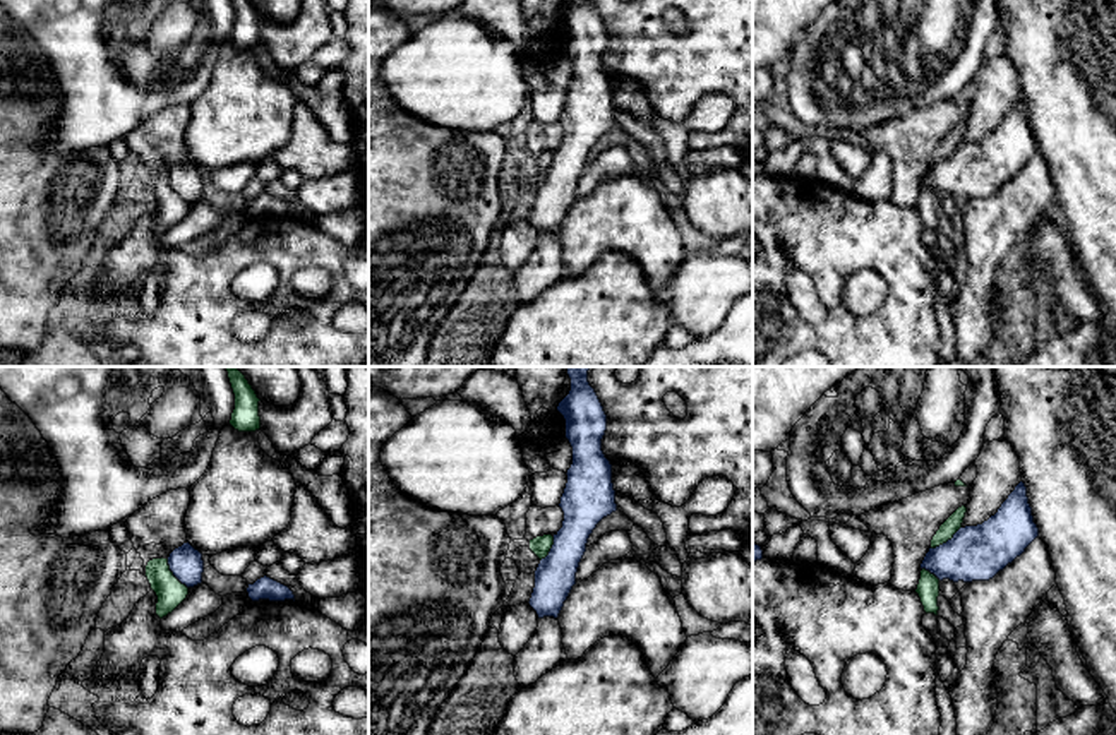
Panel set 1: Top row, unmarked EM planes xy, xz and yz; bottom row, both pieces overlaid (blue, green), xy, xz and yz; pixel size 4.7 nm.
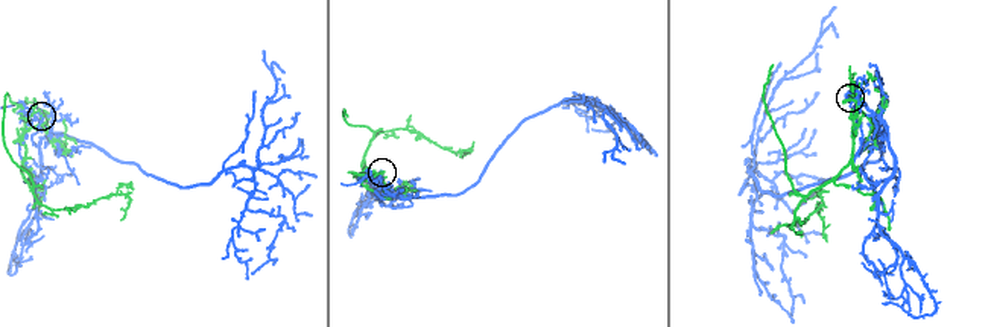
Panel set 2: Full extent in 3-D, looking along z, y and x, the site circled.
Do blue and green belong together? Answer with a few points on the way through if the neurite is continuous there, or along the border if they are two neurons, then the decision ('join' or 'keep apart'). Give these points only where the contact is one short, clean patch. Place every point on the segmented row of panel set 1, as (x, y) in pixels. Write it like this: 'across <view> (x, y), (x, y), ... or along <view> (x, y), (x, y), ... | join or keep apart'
keep apart

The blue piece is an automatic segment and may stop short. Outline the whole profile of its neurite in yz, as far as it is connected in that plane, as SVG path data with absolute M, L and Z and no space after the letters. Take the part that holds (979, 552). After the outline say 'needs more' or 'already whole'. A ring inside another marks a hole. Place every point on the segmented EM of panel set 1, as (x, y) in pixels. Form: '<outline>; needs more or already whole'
M1020 481L998 512L977 526L960 528L946 543L929 548L921 569L939 581L989 581L1039 536L1027 487Z; already whole

